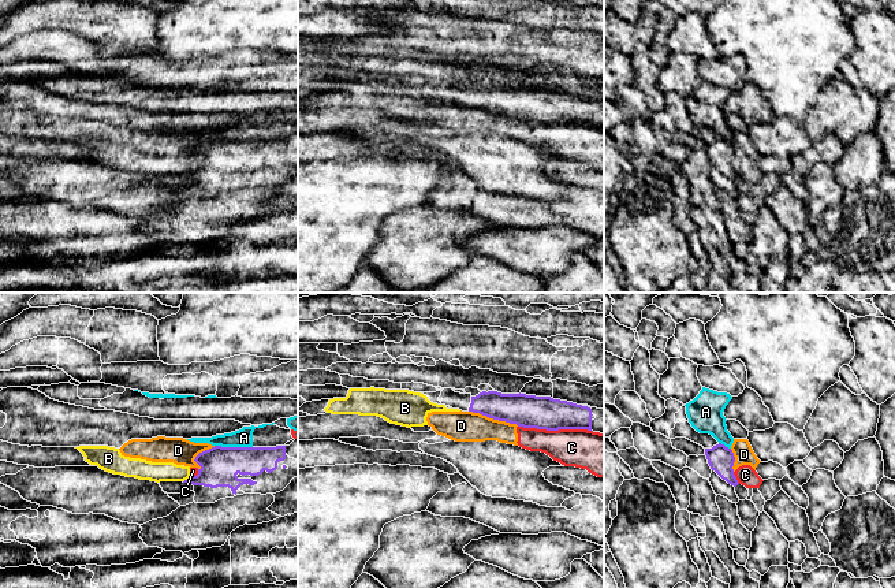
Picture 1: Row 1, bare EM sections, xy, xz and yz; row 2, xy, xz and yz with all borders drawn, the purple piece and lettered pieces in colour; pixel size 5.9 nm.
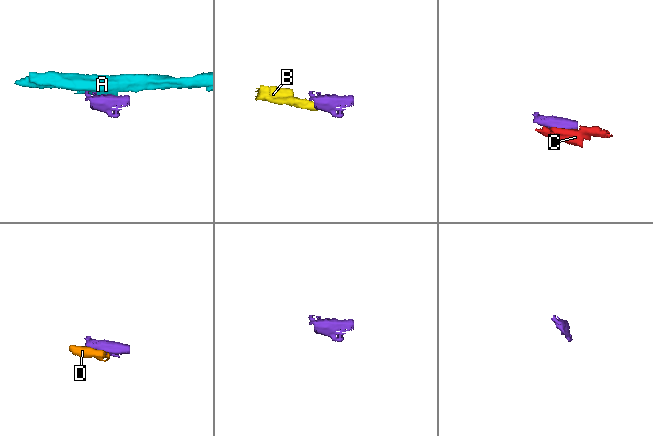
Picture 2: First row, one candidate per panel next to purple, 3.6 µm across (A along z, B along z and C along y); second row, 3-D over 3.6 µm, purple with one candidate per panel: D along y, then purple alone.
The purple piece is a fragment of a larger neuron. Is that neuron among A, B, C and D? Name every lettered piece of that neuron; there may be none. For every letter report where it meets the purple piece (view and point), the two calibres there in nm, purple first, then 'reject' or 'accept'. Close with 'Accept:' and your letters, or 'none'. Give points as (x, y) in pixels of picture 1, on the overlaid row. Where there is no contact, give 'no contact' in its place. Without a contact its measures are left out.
A: xy (234, 447) | 220/110 nm | reject
B: xy (187, 479) | 220/120 nm | accept
C: xz (555, 430) | 190/220 nm | reject
D: xz (493, 419) | 190/180 nm | reject
Accept: B

